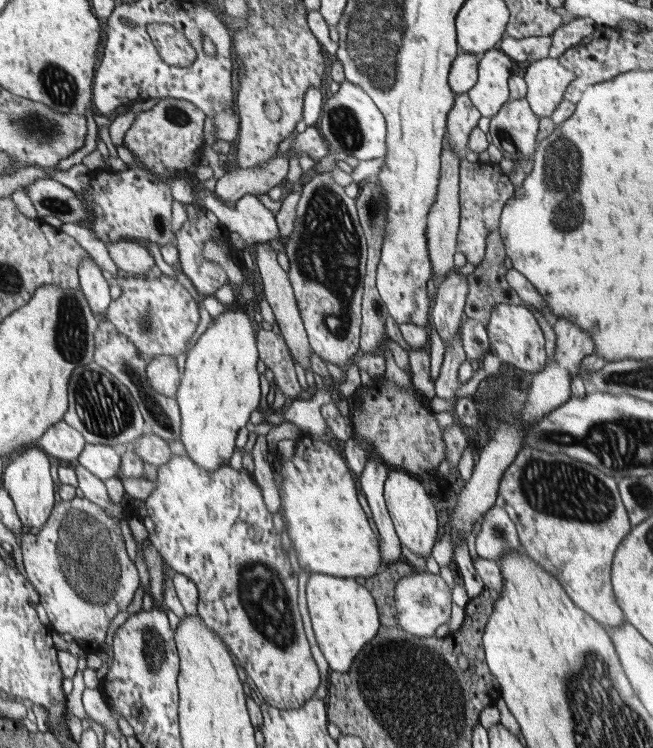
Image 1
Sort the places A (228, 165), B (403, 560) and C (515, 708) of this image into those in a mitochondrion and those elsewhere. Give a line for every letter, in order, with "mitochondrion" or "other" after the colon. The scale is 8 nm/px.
A: other
B: other
C: other

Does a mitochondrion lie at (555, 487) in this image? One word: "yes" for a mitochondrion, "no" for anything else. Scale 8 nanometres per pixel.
yes

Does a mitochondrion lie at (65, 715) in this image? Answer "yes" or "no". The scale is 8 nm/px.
no

